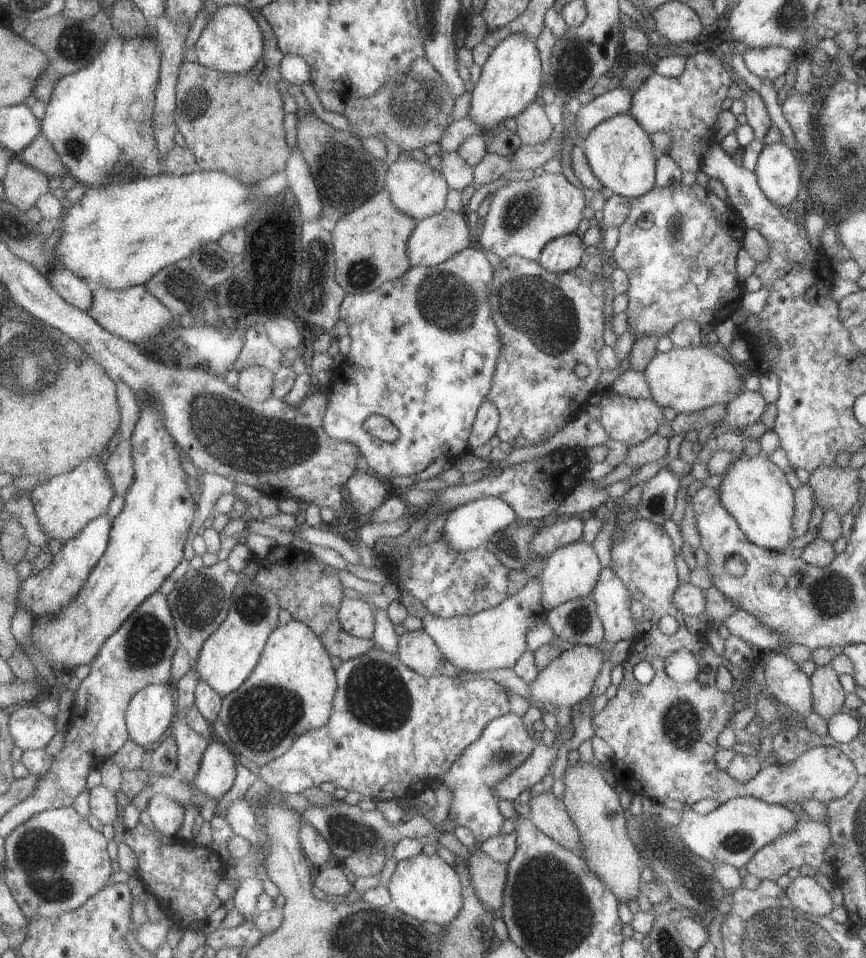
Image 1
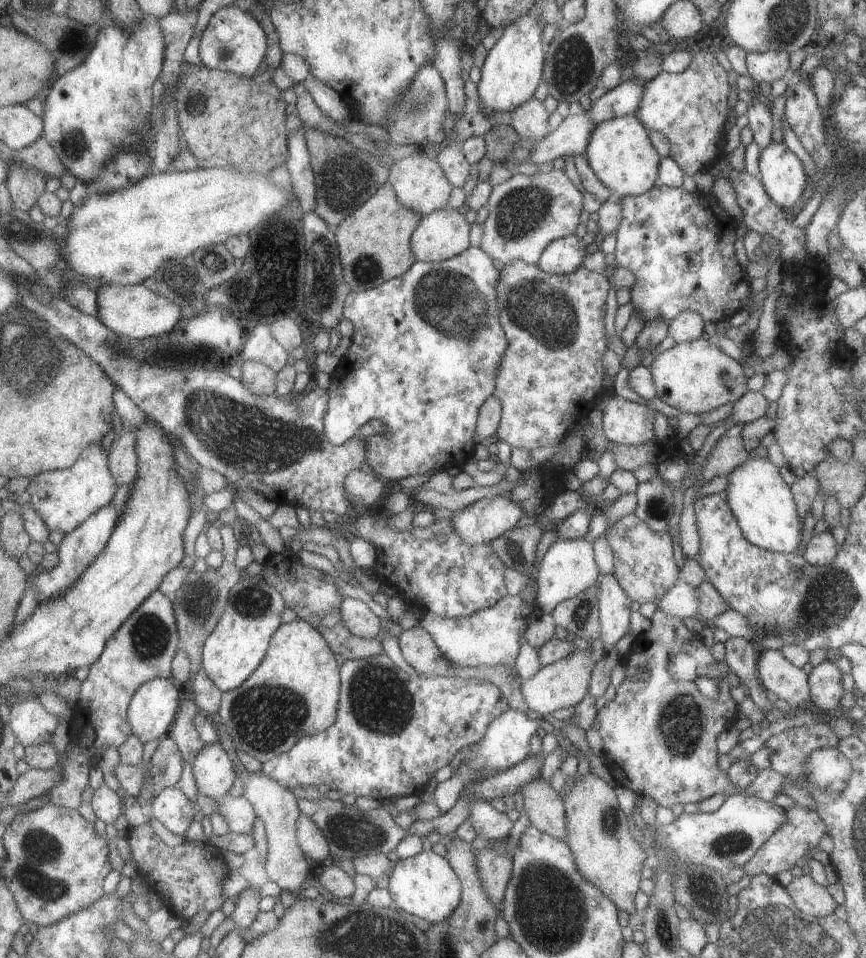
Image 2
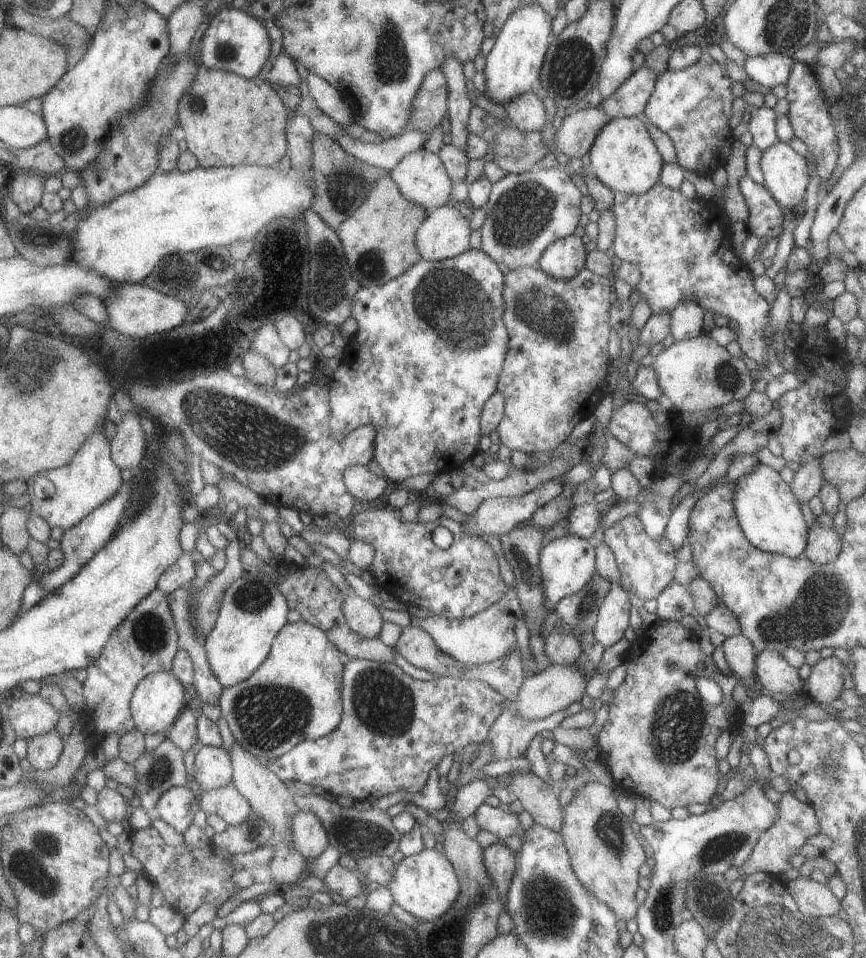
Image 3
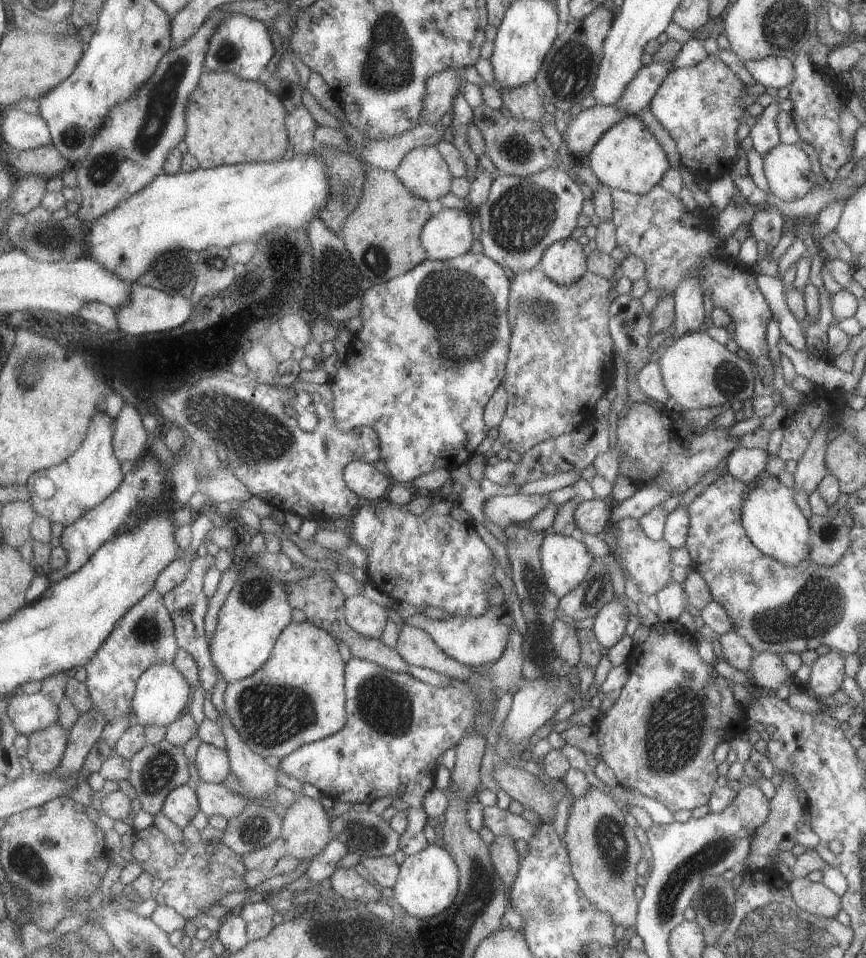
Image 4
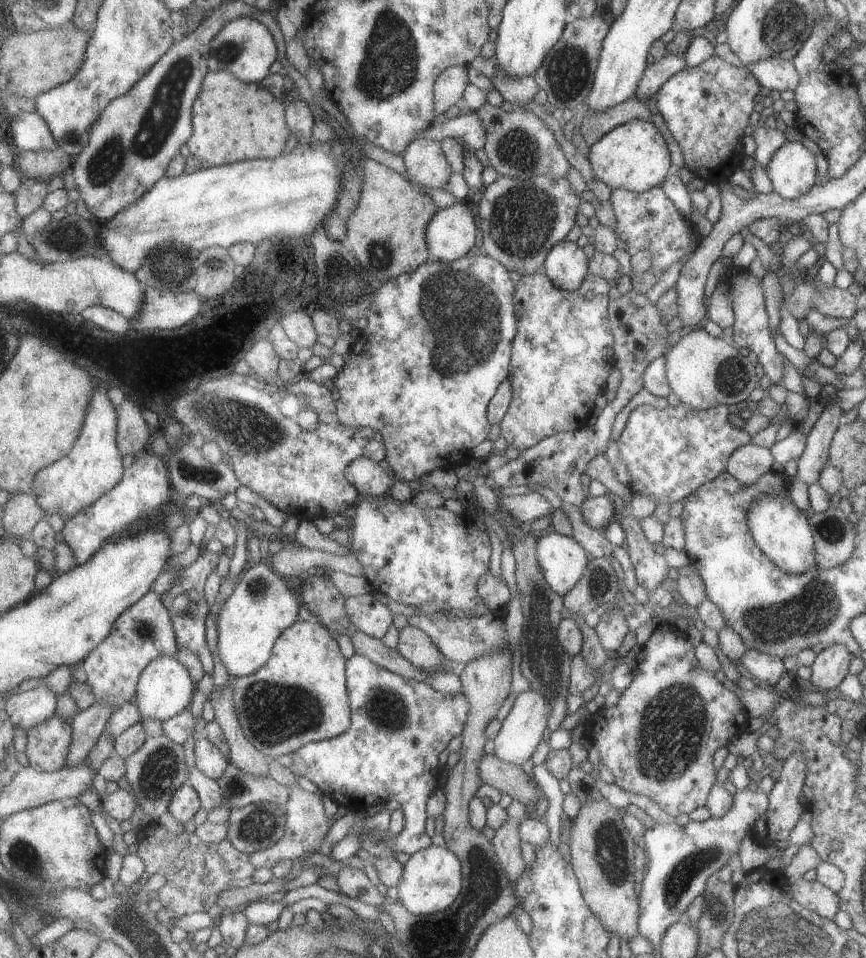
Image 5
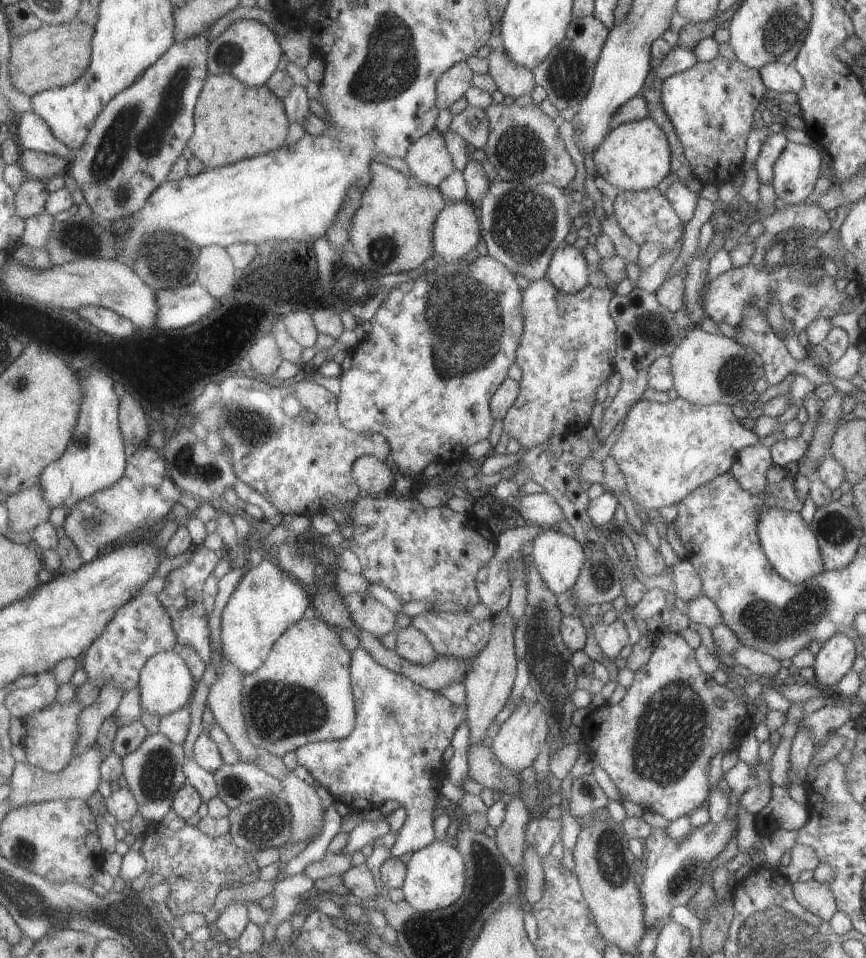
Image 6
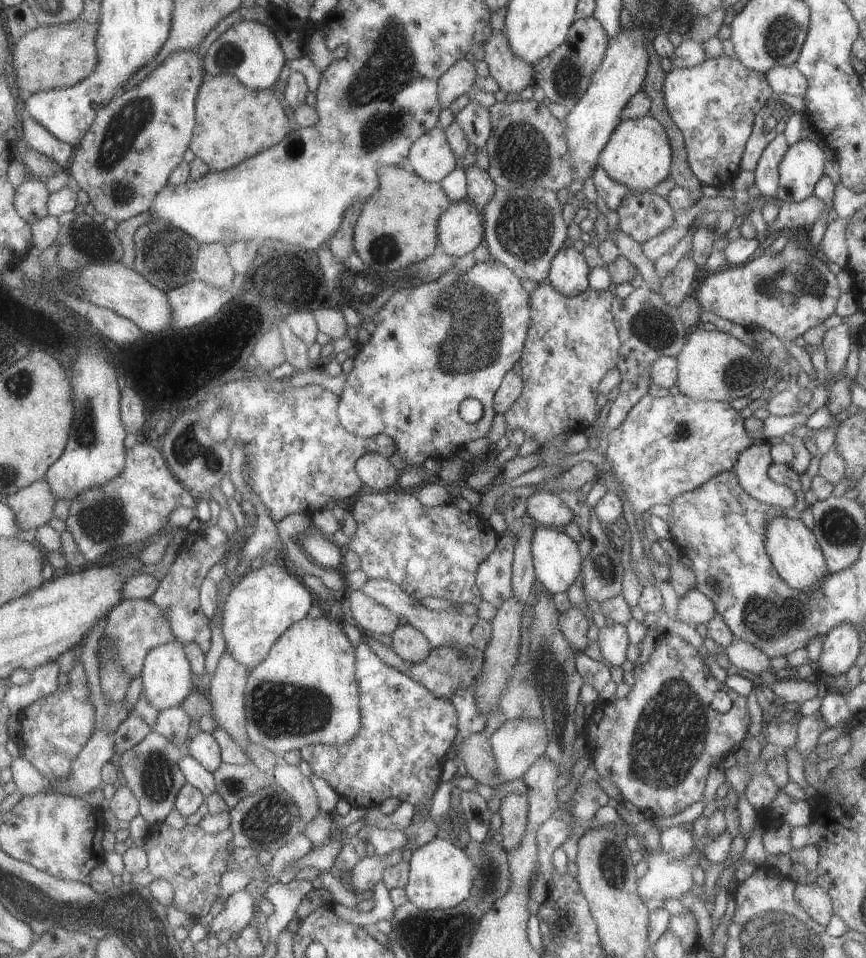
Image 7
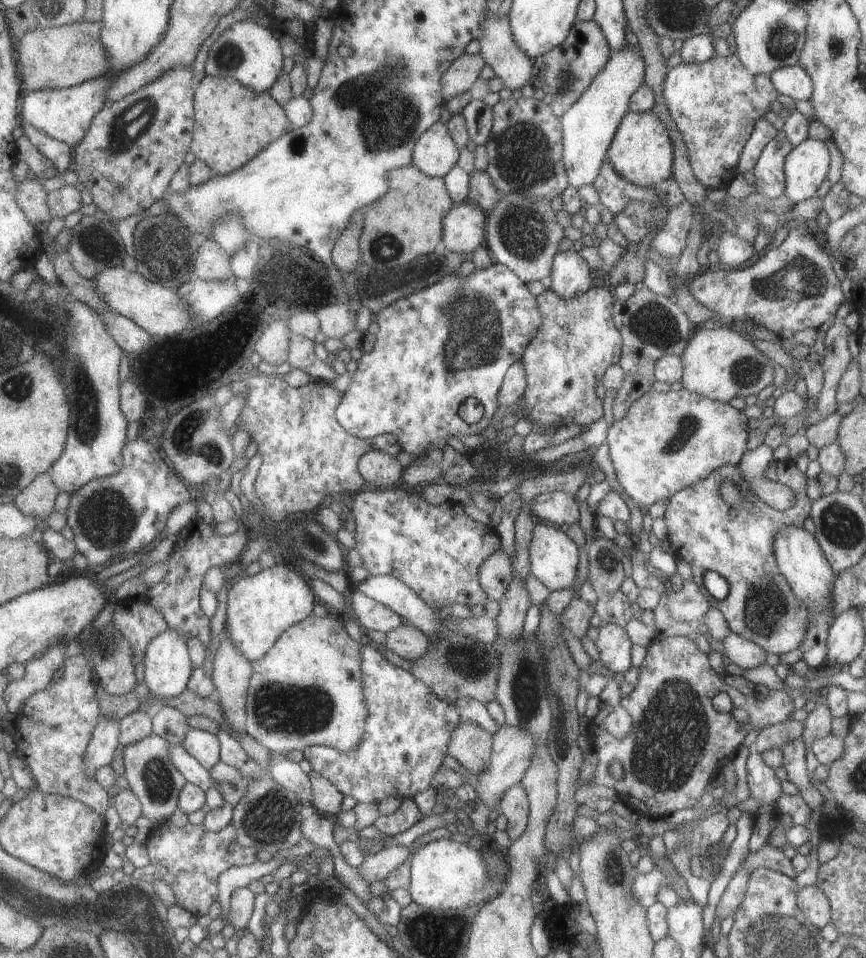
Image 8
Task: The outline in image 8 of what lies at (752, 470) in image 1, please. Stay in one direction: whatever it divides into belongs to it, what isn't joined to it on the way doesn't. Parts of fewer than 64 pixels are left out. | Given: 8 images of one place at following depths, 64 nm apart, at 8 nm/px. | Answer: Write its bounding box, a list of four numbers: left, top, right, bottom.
[772,525,835,671]

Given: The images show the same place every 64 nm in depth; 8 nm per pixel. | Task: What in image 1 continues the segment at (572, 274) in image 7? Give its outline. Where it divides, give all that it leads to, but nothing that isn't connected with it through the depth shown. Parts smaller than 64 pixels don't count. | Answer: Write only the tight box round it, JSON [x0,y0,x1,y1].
[538,234,585,272]

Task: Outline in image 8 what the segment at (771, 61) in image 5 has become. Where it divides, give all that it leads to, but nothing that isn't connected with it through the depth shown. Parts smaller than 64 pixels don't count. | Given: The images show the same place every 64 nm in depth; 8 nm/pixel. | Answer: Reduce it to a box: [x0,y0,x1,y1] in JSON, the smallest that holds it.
[769,65,812,101]

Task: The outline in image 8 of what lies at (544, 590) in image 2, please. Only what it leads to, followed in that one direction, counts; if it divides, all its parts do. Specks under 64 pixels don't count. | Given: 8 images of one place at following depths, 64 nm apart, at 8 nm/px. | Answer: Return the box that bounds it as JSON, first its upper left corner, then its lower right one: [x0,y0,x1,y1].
[530,521,579,592]

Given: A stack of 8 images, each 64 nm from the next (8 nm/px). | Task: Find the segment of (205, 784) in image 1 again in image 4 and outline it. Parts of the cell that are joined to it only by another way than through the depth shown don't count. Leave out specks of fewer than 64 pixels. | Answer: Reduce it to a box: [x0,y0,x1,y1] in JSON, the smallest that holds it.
[195,741,232,783]

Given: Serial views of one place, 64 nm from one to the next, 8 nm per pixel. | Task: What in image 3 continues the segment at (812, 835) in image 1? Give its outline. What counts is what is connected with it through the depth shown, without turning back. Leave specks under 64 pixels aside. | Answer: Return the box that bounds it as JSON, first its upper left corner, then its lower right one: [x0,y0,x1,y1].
[741,792,818,877]

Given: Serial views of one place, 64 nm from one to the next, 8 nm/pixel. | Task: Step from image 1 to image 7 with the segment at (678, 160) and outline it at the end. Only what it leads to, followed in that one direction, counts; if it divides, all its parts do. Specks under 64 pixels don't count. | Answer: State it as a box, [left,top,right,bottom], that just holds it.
[662,55,772,189]

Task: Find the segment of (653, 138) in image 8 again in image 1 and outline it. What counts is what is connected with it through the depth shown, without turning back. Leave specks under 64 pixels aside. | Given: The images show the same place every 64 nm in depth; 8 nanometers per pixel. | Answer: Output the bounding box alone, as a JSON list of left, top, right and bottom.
[585,112,657,198]

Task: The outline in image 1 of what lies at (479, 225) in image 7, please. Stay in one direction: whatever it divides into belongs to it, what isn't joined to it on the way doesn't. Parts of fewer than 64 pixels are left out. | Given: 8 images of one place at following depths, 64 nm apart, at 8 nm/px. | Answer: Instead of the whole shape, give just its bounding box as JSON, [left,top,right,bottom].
[409,208,473,267]

